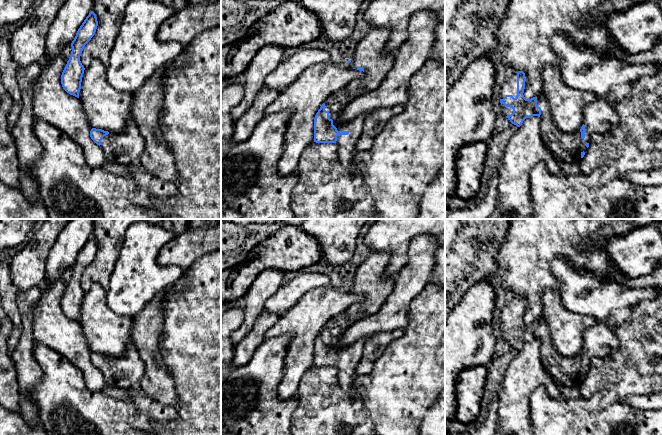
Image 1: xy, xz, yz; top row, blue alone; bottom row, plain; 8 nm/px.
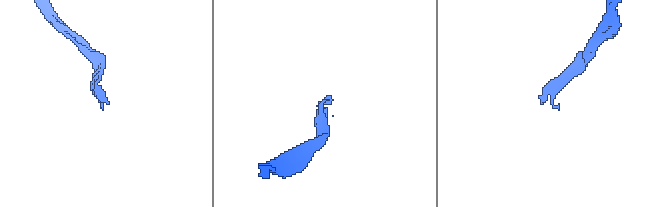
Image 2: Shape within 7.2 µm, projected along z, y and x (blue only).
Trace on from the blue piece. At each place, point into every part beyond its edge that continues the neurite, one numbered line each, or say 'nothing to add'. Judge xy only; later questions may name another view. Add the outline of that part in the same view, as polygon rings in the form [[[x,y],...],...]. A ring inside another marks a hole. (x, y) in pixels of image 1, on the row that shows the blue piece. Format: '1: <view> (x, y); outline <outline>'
1: xy (126, 147); outline [[[131,118],[127,120],[126,127],[122,132],[109,132],[104,136],[100,147],[107,161],[129,165],[140,160],[145,149],[145,141]]]

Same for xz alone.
1: xz (370, 53); outline [[[388,27],[372,28],[369,33],[357,45],[348,67],[364,68],[364,76],[350,82],[344,89],[336,91],[325,101],[325,110],[329,112],[329,118],[338,131],[348,131],[348,135],[337,136],[337,155],[340,164],[353,173],[359,173],[353,164],[353,155],[356,152],[355,145],[363,132],[366,114],[350,120],[344,124],[336,121],[344,107],[357,97],[376,89],[391,70],[395,51],[386,52],[385,46],[390,36]]]

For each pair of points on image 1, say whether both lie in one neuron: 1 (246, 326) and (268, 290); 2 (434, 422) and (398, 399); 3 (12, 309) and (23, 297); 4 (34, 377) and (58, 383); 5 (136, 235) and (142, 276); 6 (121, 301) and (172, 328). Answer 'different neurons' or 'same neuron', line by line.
1: same neuron
2: different neurons
3: different neurons
4: different neurons
5: same neuron
6: different neurons

